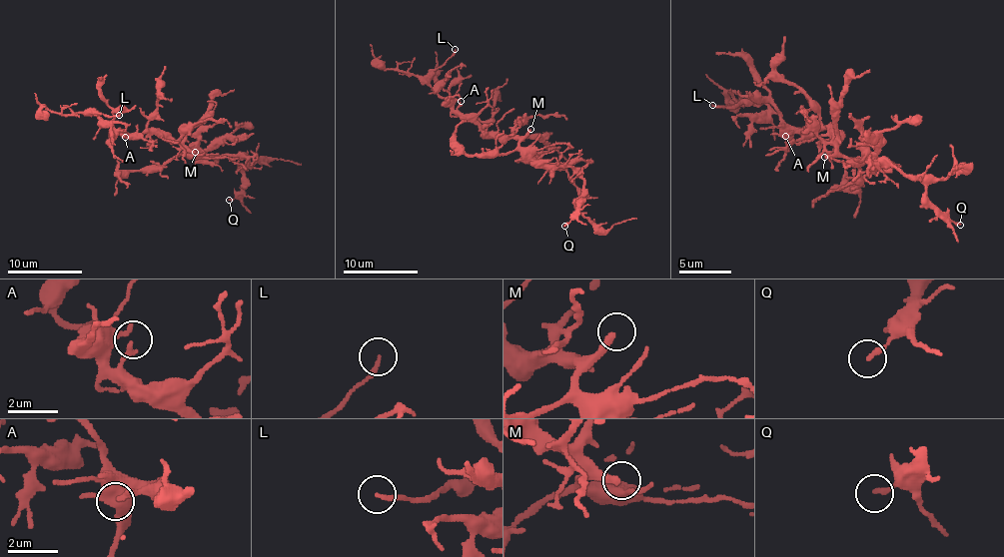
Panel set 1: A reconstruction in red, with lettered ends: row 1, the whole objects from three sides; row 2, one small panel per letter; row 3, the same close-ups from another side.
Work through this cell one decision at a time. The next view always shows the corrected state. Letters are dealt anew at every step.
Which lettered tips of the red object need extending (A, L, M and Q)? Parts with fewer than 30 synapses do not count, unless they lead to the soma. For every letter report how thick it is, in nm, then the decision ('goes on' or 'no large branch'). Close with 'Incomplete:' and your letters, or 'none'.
A: 190 nm thick; no large branch
L: 170 nm thick; no large branch
M: 300 nm thick; goes on
Q: 180 nm thick; no large branch
Incomplete: M

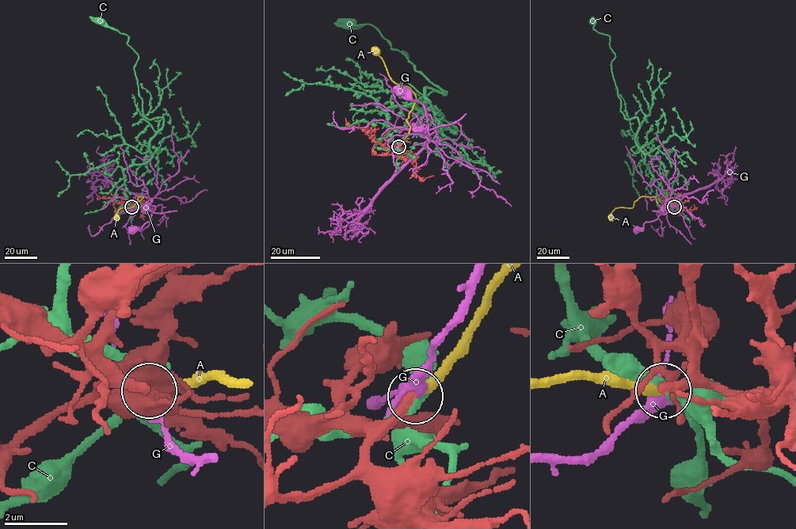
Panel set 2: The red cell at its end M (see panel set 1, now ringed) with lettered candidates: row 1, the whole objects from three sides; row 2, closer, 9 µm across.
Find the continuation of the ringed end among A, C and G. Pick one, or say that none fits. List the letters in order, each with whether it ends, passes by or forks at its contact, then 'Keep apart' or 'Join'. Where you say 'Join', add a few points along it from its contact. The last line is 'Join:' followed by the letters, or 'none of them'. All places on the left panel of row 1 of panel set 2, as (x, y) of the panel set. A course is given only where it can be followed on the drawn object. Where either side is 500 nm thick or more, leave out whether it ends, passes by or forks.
A: It ends there. Join
C: It forks there. Keep apart
G: It forks there. Keep apart
Join: A

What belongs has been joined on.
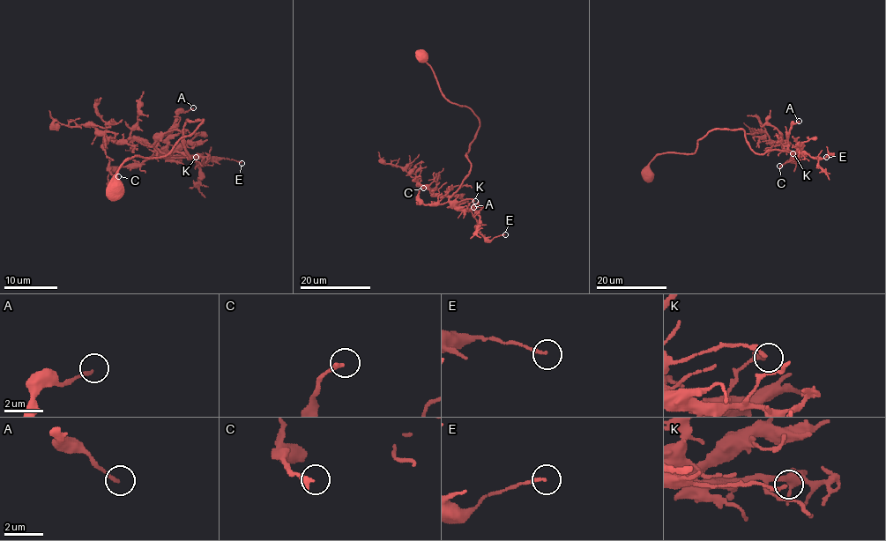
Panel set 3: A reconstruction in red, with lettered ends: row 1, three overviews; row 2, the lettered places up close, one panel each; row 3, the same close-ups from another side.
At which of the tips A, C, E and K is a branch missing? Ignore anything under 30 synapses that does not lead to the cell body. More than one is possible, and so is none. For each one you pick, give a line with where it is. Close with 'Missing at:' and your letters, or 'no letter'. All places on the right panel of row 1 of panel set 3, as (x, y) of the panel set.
Missing at: no letter

